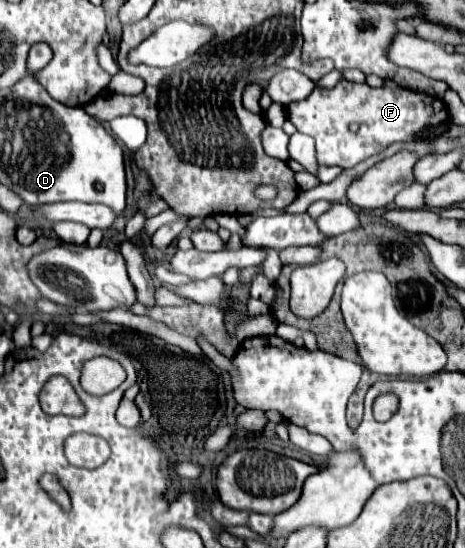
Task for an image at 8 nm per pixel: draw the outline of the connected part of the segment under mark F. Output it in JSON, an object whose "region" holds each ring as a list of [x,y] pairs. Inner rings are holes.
{"region":[[[340,80],[330,90],[316,86],[308,98],[290,102],[286,110],[288,120],[298,128],[298,132],[316,140],[318,164],[340,168],[354,168],[362,160],[384,152],[394,142],[414,140],[420,132],[428,134],[436,126],[436,120],[438,124],[448,122],[448,110],[444,110],[442,100],[436,104],[436,98],[398,86],[392,80],[386,80],[382,88],[348,80]],[[350,124],[358,124],[358,132],[350,132]]]}

